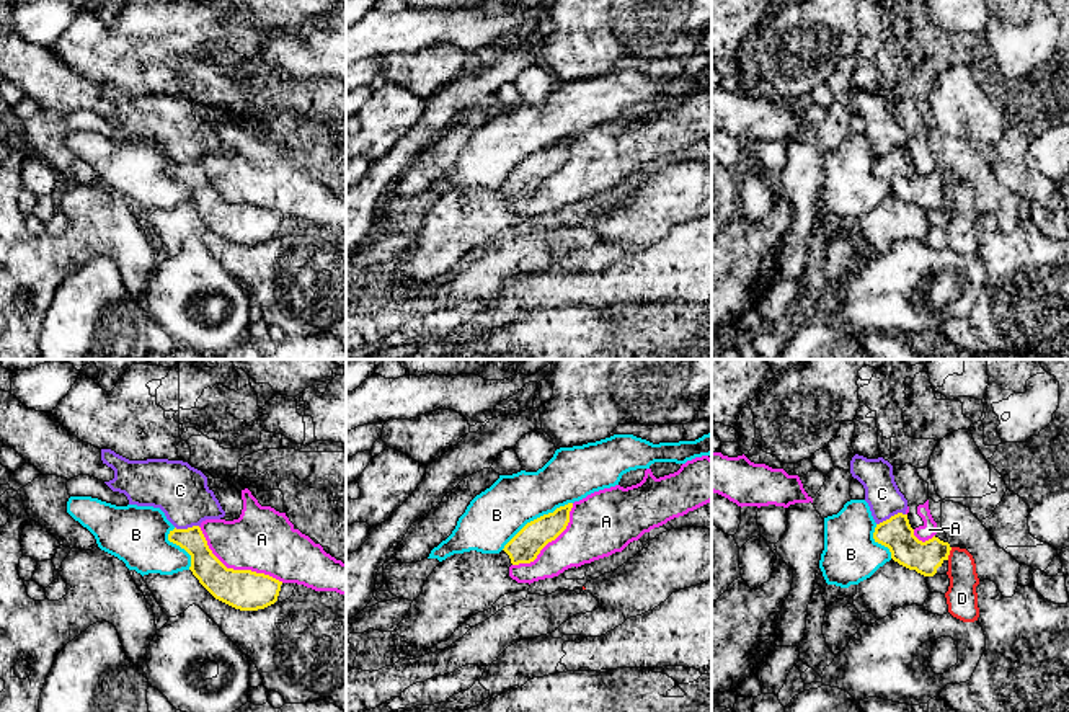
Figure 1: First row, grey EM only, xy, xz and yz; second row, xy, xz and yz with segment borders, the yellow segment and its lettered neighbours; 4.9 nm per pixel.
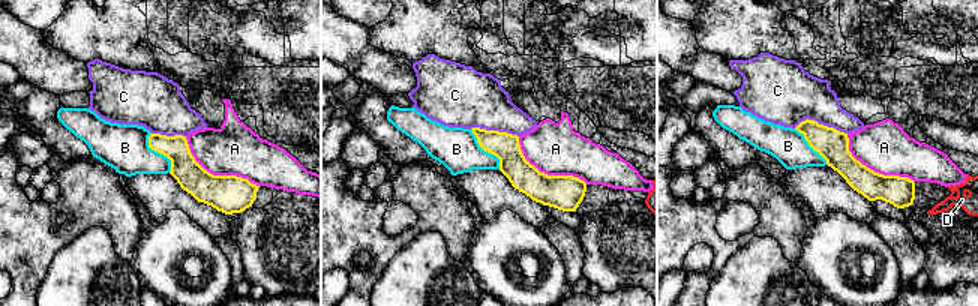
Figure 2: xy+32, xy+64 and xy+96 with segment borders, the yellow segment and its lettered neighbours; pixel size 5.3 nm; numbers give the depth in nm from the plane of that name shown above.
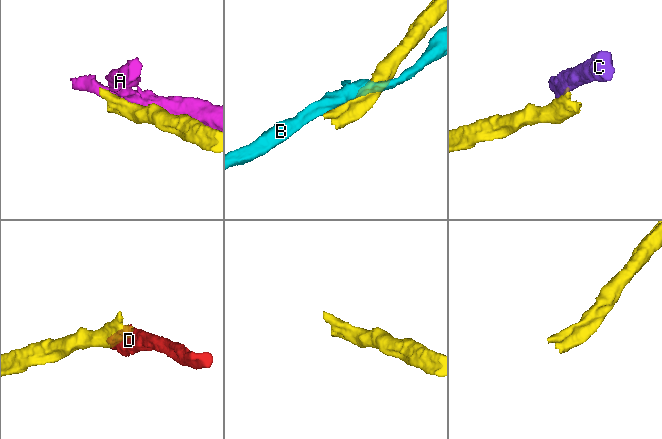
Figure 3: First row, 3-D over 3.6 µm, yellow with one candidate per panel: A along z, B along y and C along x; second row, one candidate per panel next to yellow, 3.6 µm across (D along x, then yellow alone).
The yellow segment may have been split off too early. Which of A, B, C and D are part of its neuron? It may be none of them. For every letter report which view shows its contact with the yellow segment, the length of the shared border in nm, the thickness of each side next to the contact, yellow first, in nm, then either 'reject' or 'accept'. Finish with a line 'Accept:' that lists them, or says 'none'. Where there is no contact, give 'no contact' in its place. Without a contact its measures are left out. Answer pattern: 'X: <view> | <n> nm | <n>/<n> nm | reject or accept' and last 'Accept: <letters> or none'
A: xy | 500 nm | 200/320 nm | reject
B: xz | 420 nm | 150/280 nm | reject
C: yz | 160 nm | 160/170 nm | reject
D: yz | 70 nm | 160/160 nm | reject
Accept: none

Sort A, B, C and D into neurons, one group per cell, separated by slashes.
A / B / C / D

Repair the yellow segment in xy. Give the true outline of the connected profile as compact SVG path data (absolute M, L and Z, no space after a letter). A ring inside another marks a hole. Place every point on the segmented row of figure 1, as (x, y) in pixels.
M199 526L175 527L168 541L191 555L189 570L215 599L240 611L264 609L277 601L282 581L251 570L227 568L209 549Z

